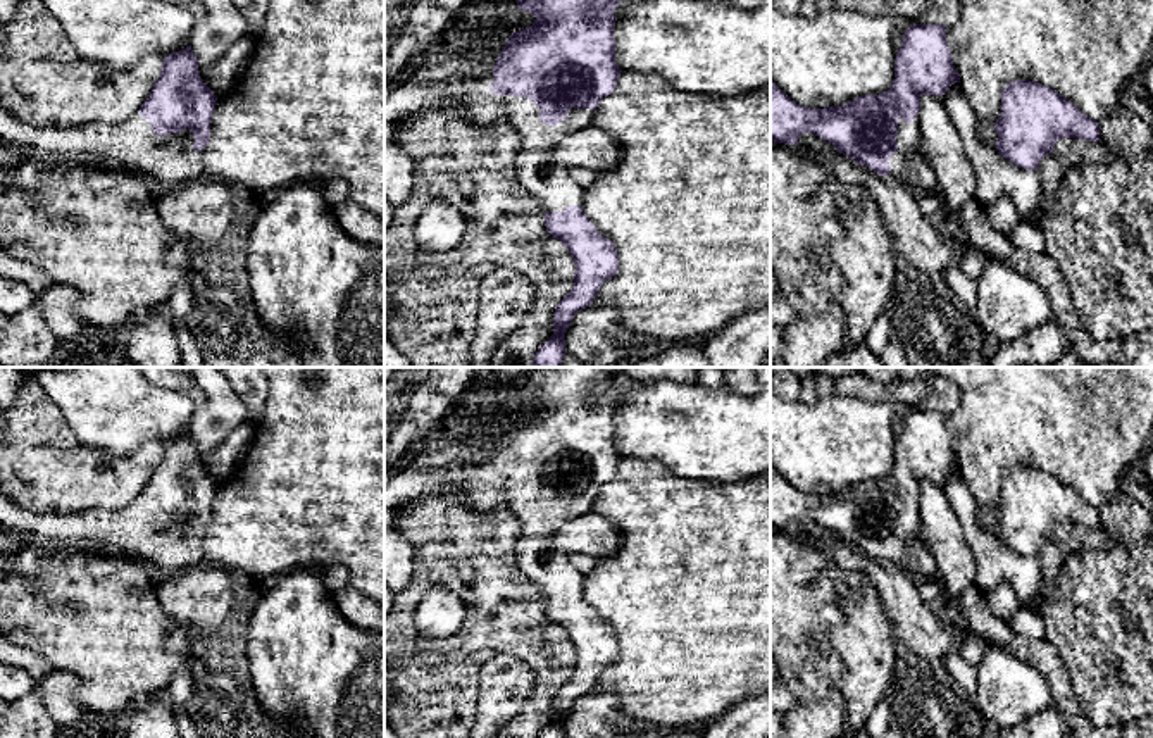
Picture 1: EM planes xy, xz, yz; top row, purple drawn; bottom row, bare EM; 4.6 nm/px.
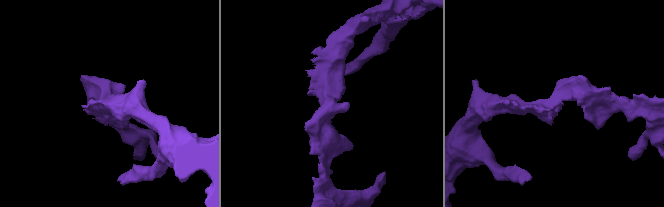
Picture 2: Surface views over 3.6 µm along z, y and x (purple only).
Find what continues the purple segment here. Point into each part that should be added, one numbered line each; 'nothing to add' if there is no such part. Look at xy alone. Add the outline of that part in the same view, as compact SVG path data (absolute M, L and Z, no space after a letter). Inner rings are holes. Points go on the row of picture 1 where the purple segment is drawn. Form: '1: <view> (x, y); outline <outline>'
1: xy (168, 161); outline M0 100L0 140L26 153L141 174L159 190L198 179L203 171L203 150L193 150L191 129L157 136L140 110L117 124L38 128L12 116Z

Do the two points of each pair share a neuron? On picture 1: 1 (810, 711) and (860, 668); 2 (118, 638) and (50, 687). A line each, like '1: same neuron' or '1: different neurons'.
1: different neurons
2: different neurons

